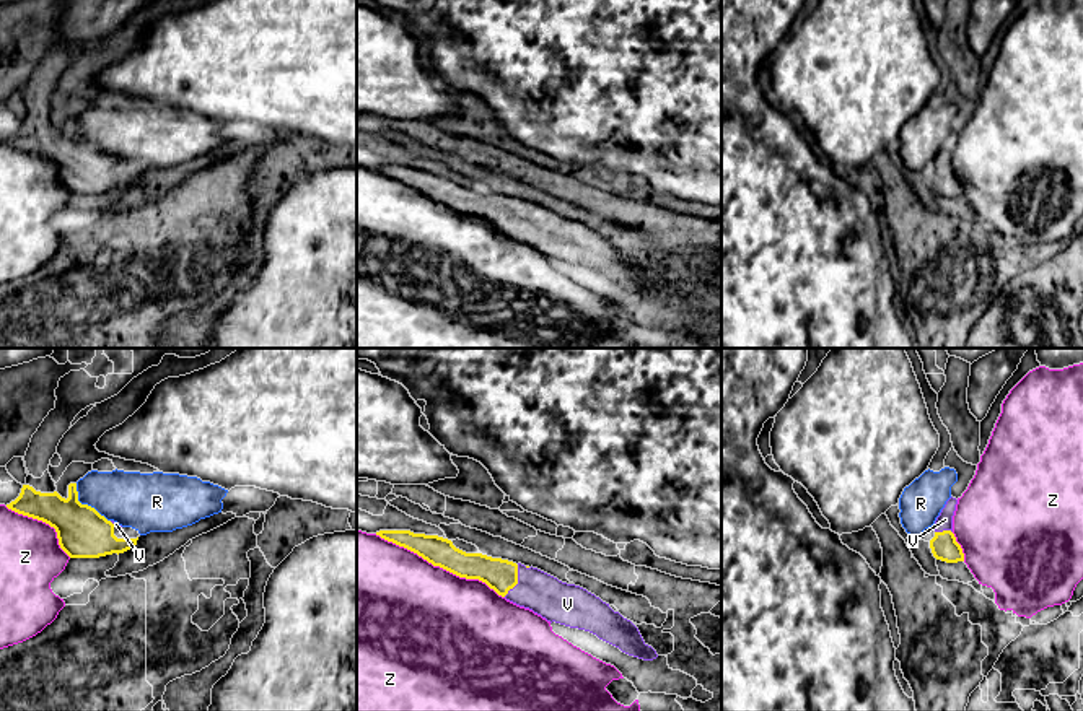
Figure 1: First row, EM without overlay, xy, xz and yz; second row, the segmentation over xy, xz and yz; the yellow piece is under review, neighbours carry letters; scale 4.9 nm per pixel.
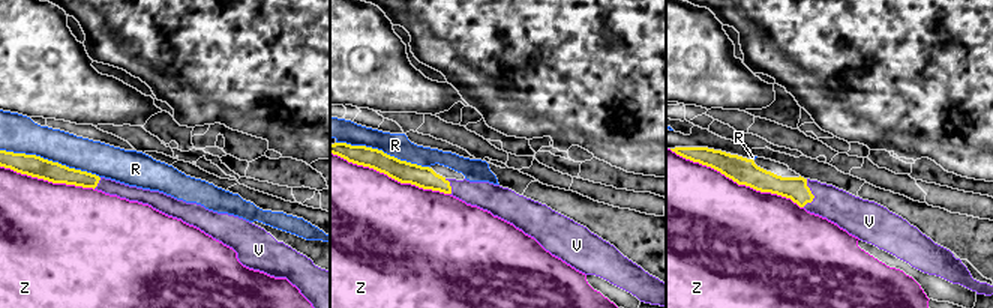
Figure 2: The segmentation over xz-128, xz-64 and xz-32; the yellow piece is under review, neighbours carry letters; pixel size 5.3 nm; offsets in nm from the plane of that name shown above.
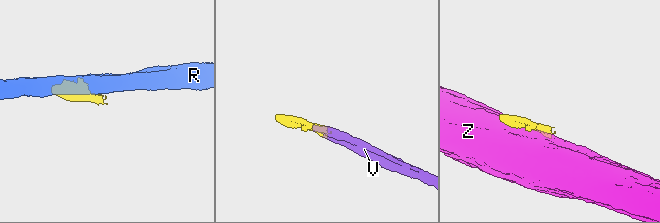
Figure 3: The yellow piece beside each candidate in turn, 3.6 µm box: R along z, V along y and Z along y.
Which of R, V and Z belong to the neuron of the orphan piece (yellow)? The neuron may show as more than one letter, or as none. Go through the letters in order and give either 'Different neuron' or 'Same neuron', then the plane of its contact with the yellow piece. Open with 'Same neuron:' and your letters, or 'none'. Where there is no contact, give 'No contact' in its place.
Same neuron: V
R: Different neuron. Touches yellow in xy
V: Same neuron. Touches yellow in xz
Z: Different neuron. Touches yellow in xz

